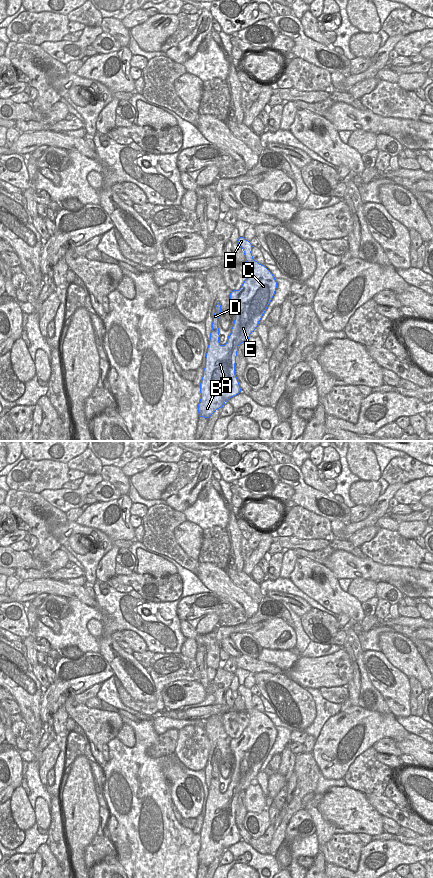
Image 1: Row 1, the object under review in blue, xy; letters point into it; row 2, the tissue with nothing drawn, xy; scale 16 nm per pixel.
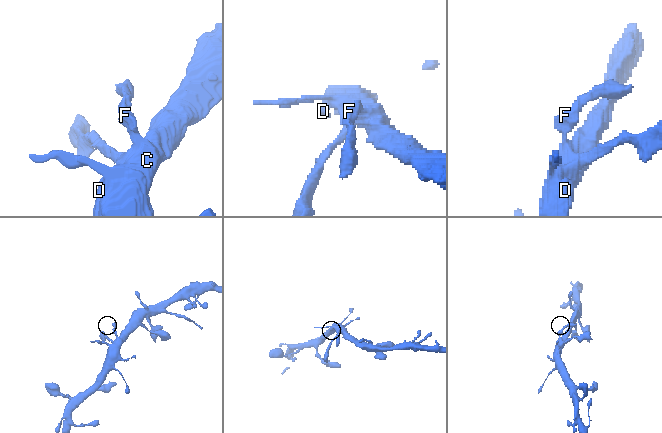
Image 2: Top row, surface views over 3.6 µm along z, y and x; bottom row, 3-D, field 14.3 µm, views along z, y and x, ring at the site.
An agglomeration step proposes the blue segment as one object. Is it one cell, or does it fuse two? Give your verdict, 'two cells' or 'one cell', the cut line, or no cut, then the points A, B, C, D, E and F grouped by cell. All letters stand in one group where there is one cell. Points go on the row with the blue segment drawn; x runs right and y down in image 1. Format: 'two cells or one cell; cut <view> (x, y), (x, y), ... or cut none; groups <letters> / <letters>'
one cell; cut none; groups A B C D E F

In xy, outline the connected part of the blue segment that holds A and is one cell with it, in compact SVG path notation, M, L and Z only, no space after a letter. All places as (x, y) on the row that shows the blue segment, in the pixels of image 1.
M239 237L237 243L244 251L249 276L239 290L230 293L235 320L225 345L219 343L220 303L215 307L198 404L199 417L207 419L231 397L241 392L235 375L238 346L245 344L254 332L277 288L273 274L253 259L250 241Z

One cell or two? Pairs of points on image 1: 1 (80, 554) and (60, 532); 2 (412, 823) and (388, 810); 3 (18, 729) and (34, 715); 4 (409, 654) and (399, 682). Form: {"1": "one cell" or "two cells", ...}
{"1": "one cell", "2": "one cell", "3": "two cells", "4": "two cells"}

